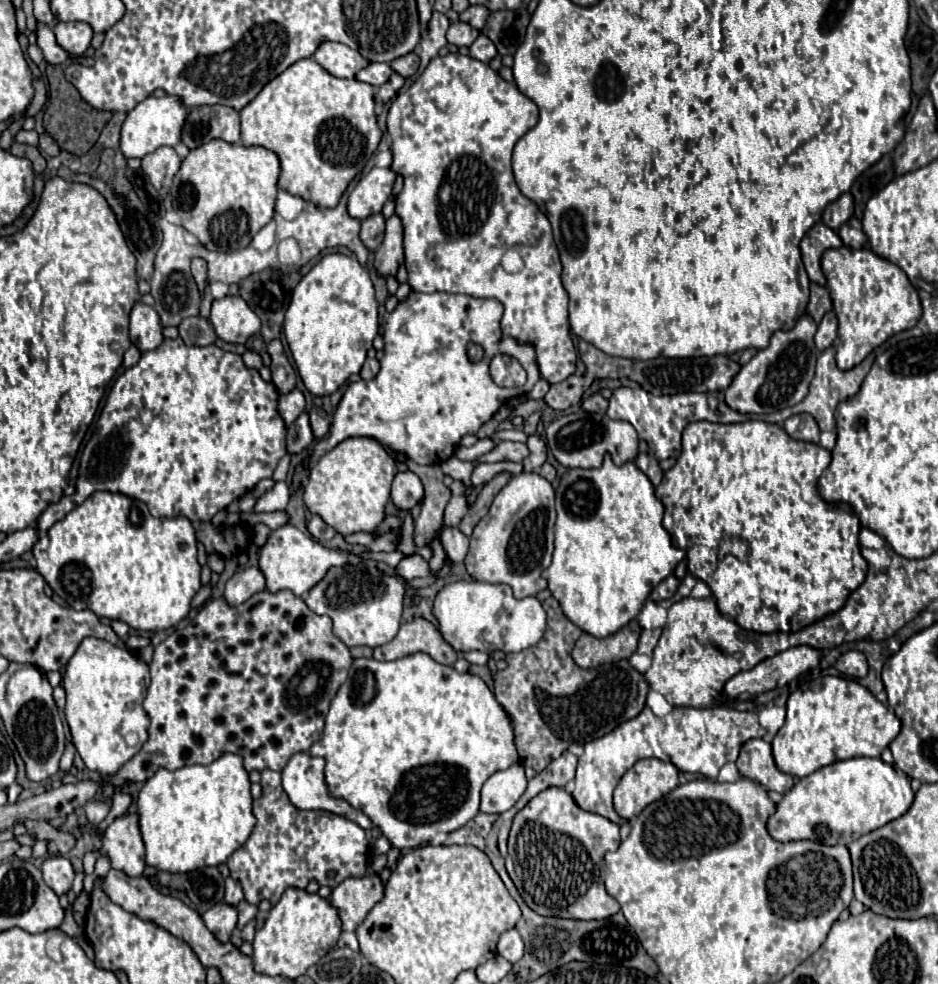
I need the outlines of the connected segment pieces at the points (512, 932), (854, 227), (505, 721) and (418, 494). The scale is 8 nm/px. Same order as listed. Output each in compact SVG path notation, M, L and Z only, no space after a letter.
M508 929L500 935L500 941L498 941L498 953L510 961L510 963L516 963L522 959L524 955L524 943L522 943L522 937L516 929Z
M850 217L840 229L838 229L838 235L840 239L844 241L846 247L852 247L852 249L862 249L866 247L868 243L868 237L864 235L862 231L862 223L856 219L856 217Z
M426 653L406 655L396 661L376 661L376 659L364 659L364 657L354 659L348 679L340 685L336 697L332 699L330 711L326 715L324 733L322 733L320 741L316 741L310 747L310 755L320 755L326 759L326 783L328 783L330 795L342 797L354 809L362 811L372 821L372 825L382 831L382 835L390 841L390 845L394 849L410 849L410 847L414 849L418 845L430 843L438 831L452 833L452 831L464 827L480 811L480 789L482 789L484 781L492 773L496 773L500 769L508 769L510 765L514 765L518 761L512 721L510 721L508 713L504 713L504 707L496 701L494 693L488 689L488 685L478 675L458 673L450 665L436 663Z
M396 473L392 481L392 501L398 509L412 509L420 499L424 497L424 487L422 481L412 473Z

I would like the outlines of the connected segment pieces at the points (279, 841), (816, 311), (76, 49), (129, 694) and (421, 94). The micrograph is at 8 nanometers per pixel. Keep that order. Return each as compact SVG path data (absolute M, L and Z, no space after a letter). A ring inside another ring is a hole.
M264 769L260 783L264 793L254 801L258 823L248 841L226 861L230 875L242 883L248 903L258 905L268 899L276 905L288 887L304 889L316 879L320 885L334 889L348 877L368 873L370 843L360 825L328 811L298 811L282 789L278 771ZM330 873L334 873L334 877L330 877Z
M810 283L810 303L808 303L806 313L818 323L822 319L822 315L830 309L832 309L832 299L830 299L828 289L822 285Z
M72 21L72 23L58 23L54 27L58 43L70 53L70 55L82 55L92 41L92 27L84 21Z
M86 637L70 657L62 675L62 687L66 691L64 713L72 733L72 743L90 771L98 771L100 775L116 773L148 739L150 721L142 709L146 675L148 665L144 661L130 651L96 637ZM126 733L136 733L140 741L134 747L128 747L124 741Z
M448 53L444 57L434 57L428 67L424 69L424 73L412 83L410 89L400 91L396 95L396 99L392 101L390 109L388 109L388 133L392 137L392 153L394 153L394 161L392 161L392 171L404 177L404 189L400 191L398 199L396 199L396 215L402 219L404 225L404 257L406 257L406 269L408 269L408 283L414 291L422 291L422 293L432 293L432 291L448 291L448 293L466 293L472 297L484 297L484 299L498 299L504 305L504 317L500 321L502 325L502 333L508 337L514 337L522 343L534 343L536 347L536 357L538 357L538 367L542 371L542 377L546 381L560 383L564 379L568 379L574 369L576 369L576 347L570 339L570 323L568 323L568 293L562 287L560 281L560 273L562 273L562 265L560 265L560 257L558 257L558 249L554 245L552 239L552 229L550 229L550 221L548 217L528 199L520 193L514 175L512 175L512 149L516 145L516 141L528 131L532 129L532 125L536 125L538 121L538 109L536 103L528 97L524 97L516 85L506 83L496 71L492 71L486 63L476 61L468 55L460 55L460 53ZM508 247L514 247L522 259L524 259L524 269L518 273L506 273L500 265L500 259L504 255L504 251Z

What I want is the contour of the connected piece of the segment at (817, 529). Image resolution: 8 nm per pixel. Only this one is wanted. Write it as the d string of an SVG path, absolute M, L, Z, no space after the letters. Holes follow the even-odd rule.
M696 421L688 423L684 433L682 433L682 453L676 461L676 465L664 473L662 483L656 487L658 499L664 503L666 513L664 513L664 529L670 533L674 545L678 549L686 551L688 559L688 571L696 577L702 579L710 589L712 597L718 605L720 611L724 611L728 617L732 617L740 627L752 629L758 633L774 633L774 631L800 631L804 625L824 617L826 613L838 611L848 595L864 581L868 563L860 555L860 545L858 545L858 533L860 533L860 521L854 513L854 509L846 503L826 503L820 493L818 493L818 477L820 473L830 465L832 455L824 447L818 447L814 443L798 443L788 437L788 433L774 425L774 423L764 423L764 421L744 421L744 423L732 423L732 425L720 425L720 423L710 423L710 421ZM728 537L740 537L748 543L748 559L746 562L736 559L732 555L726 556L723 560L716 559L718 543L720 539Z

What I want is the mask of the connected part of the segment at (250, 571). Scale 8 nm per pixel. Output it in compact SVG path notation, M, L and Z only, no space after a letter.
M246 567L234 573L232 579L228 579L224 599L228 601L228 605L242 605L244 601L248 601L248 597L264 589L266 589L266 579L262 571L258 567Z

